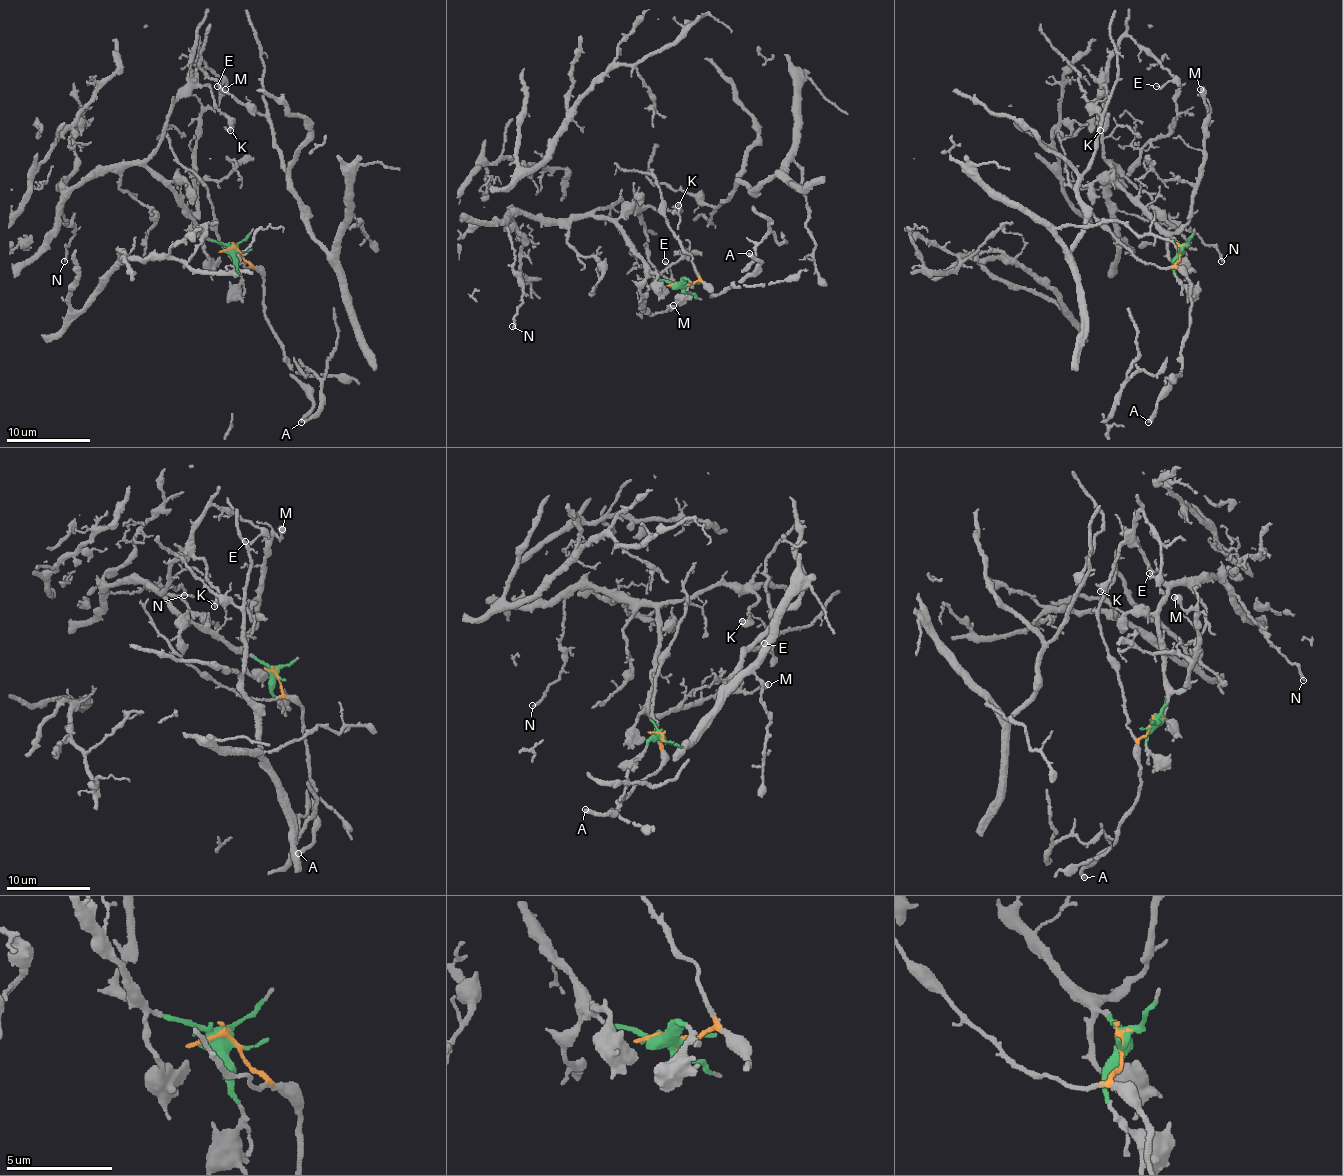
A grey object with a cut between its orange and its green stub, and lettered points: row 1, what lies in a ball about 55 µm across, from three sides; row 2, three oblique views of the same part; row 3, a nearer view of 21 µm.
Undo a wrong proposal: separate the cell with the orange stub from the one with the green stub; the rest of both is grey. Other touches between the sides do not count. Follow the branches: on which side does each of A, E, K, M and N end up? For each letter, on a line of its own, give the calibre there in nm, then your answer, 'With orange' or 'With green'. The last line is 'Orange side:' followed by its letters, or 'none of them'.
A: Thickness 340 nm. With orange
E: Thickness 150 nm. With green
K: Thickness 200 nm. With green
M: Thickness 550 nm. With green
N: Thickness 200 nm. With green
Orange side: A

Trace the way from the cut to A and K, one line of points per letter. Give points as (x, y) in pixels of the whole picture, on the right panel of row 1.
A: (1178, 248), (1180, 258), (1176, 265), (1188, 280), (1188, 336), (1180, 349), (1182, 370), (1148, 422)
K: (1178, 248), (1117, 183), (1096, 109), (1102, 86), (1106, 90), (1106, 118), (1100, 130)

